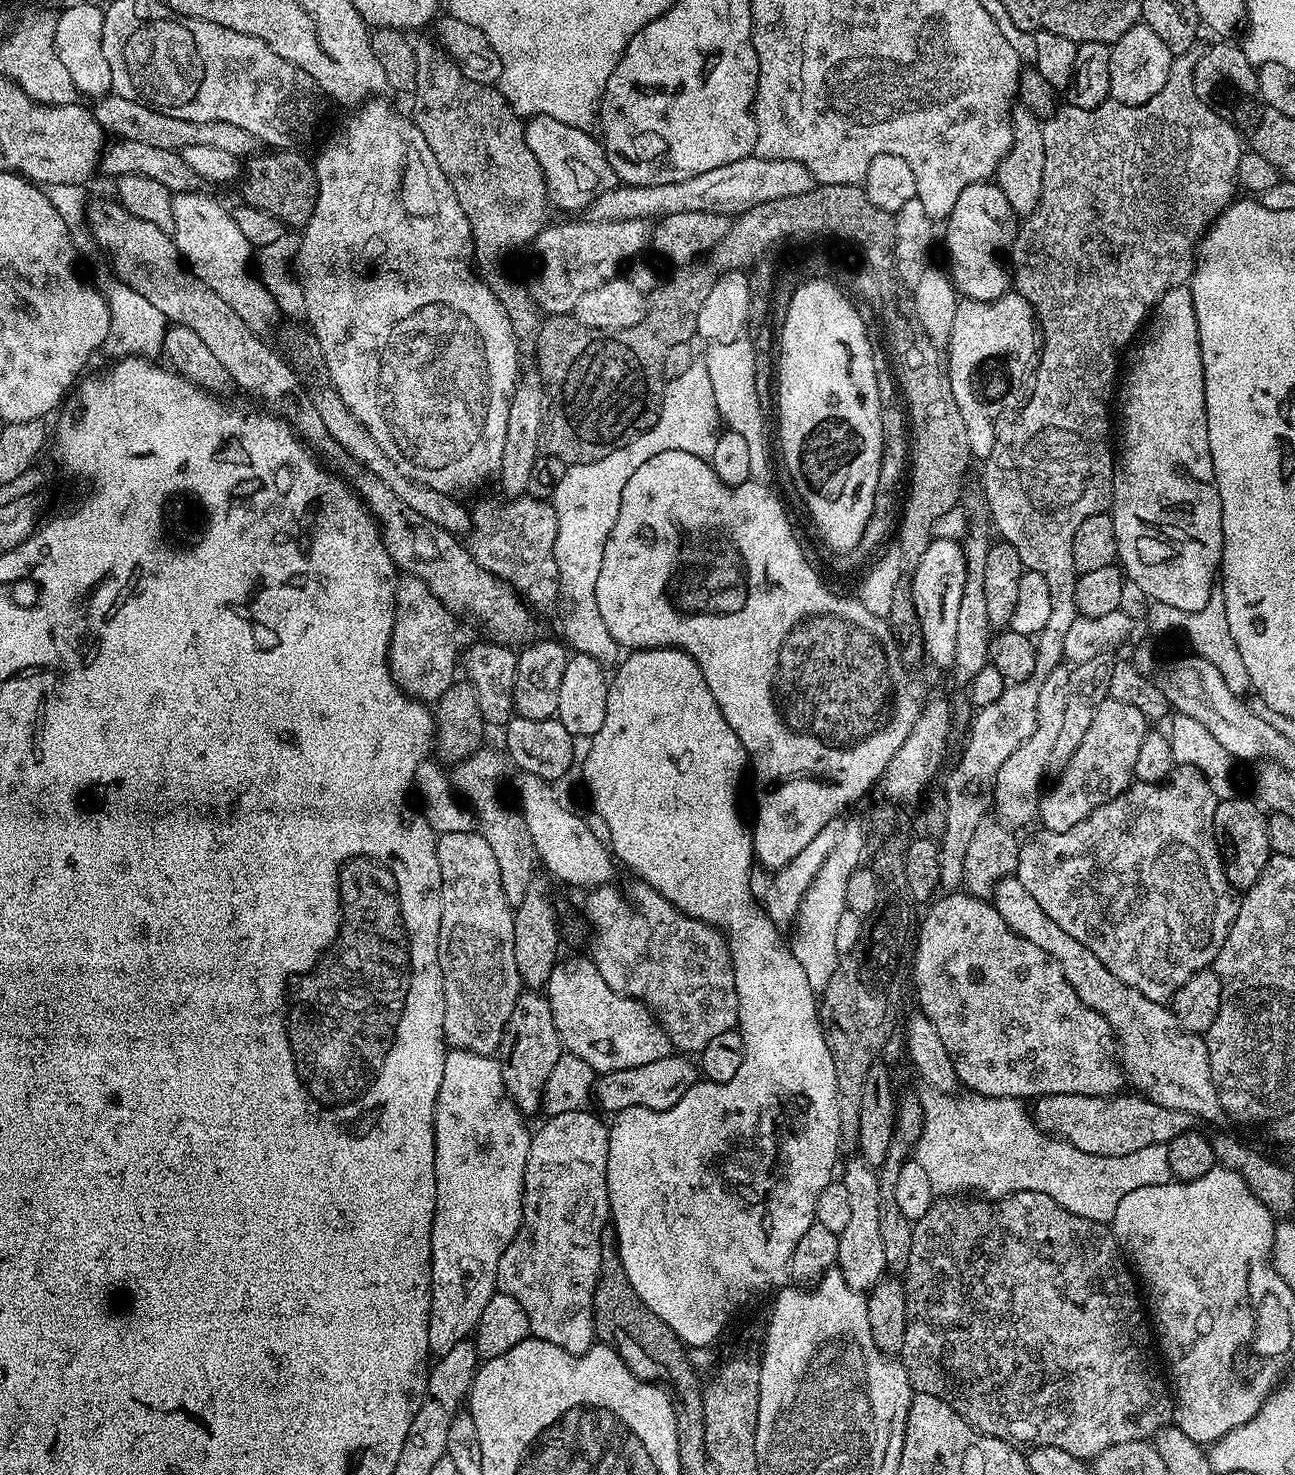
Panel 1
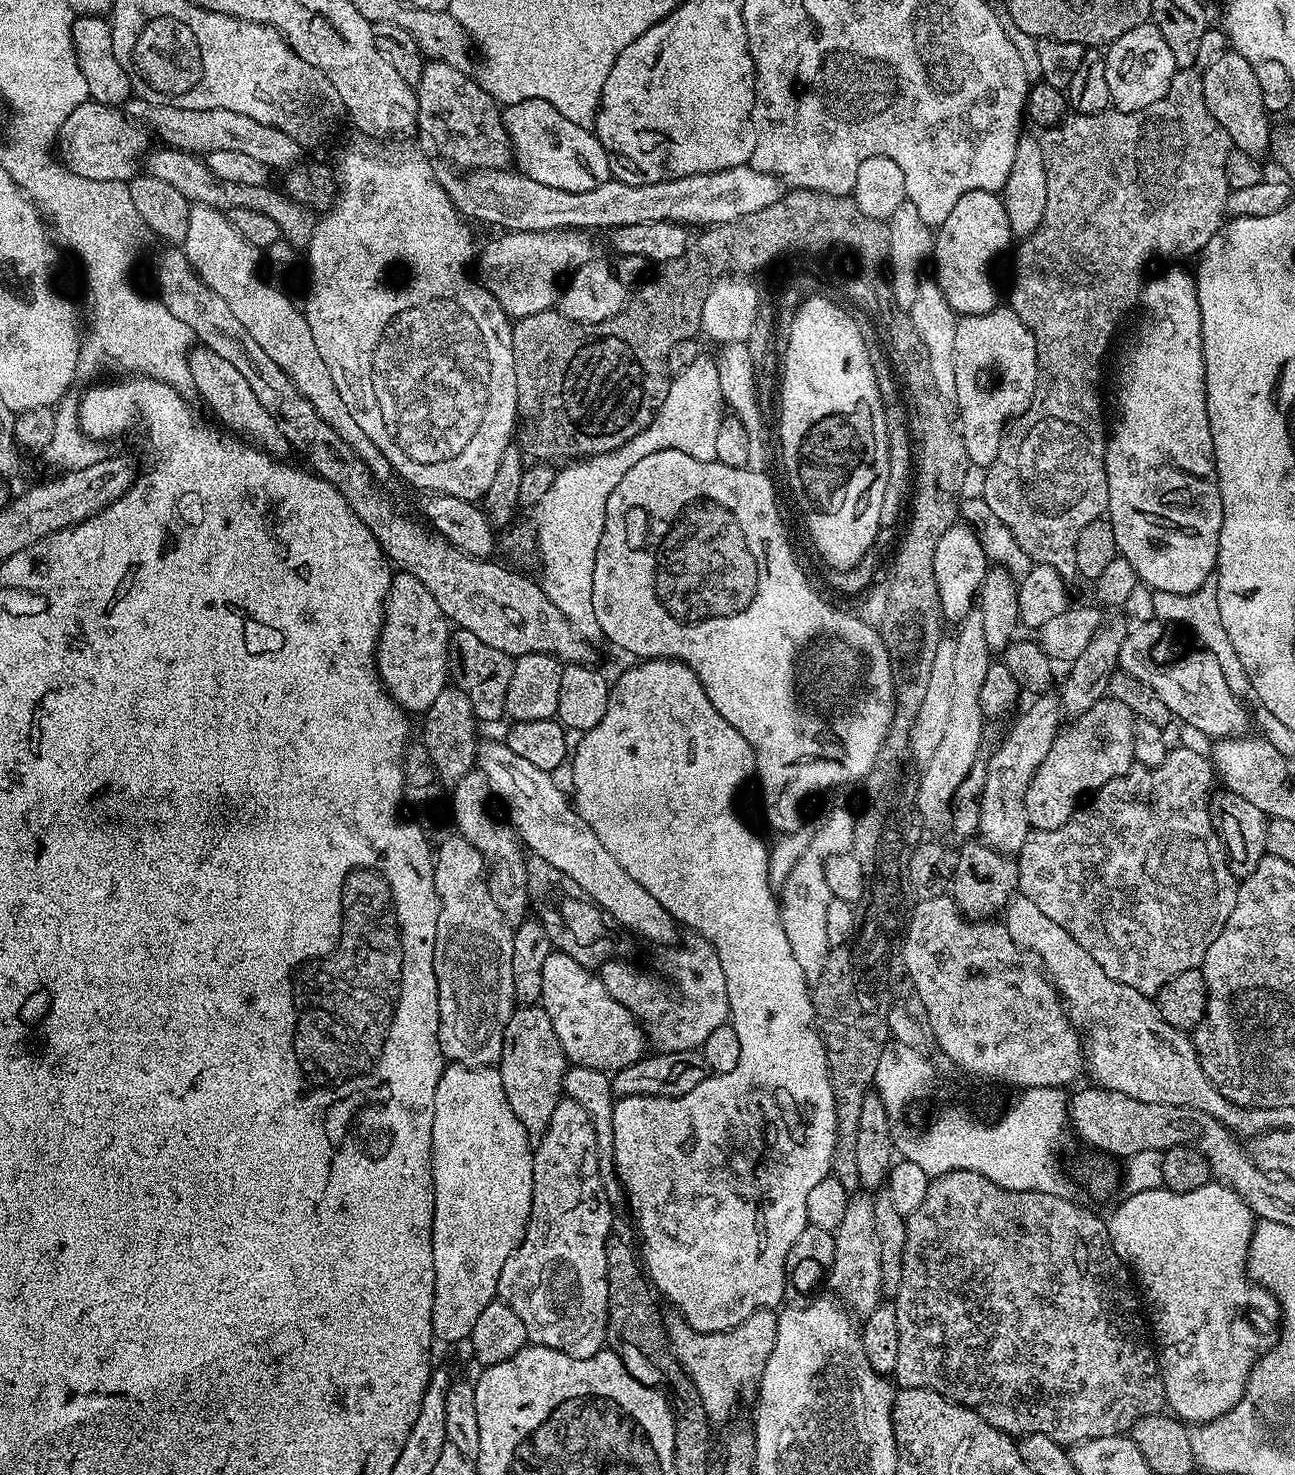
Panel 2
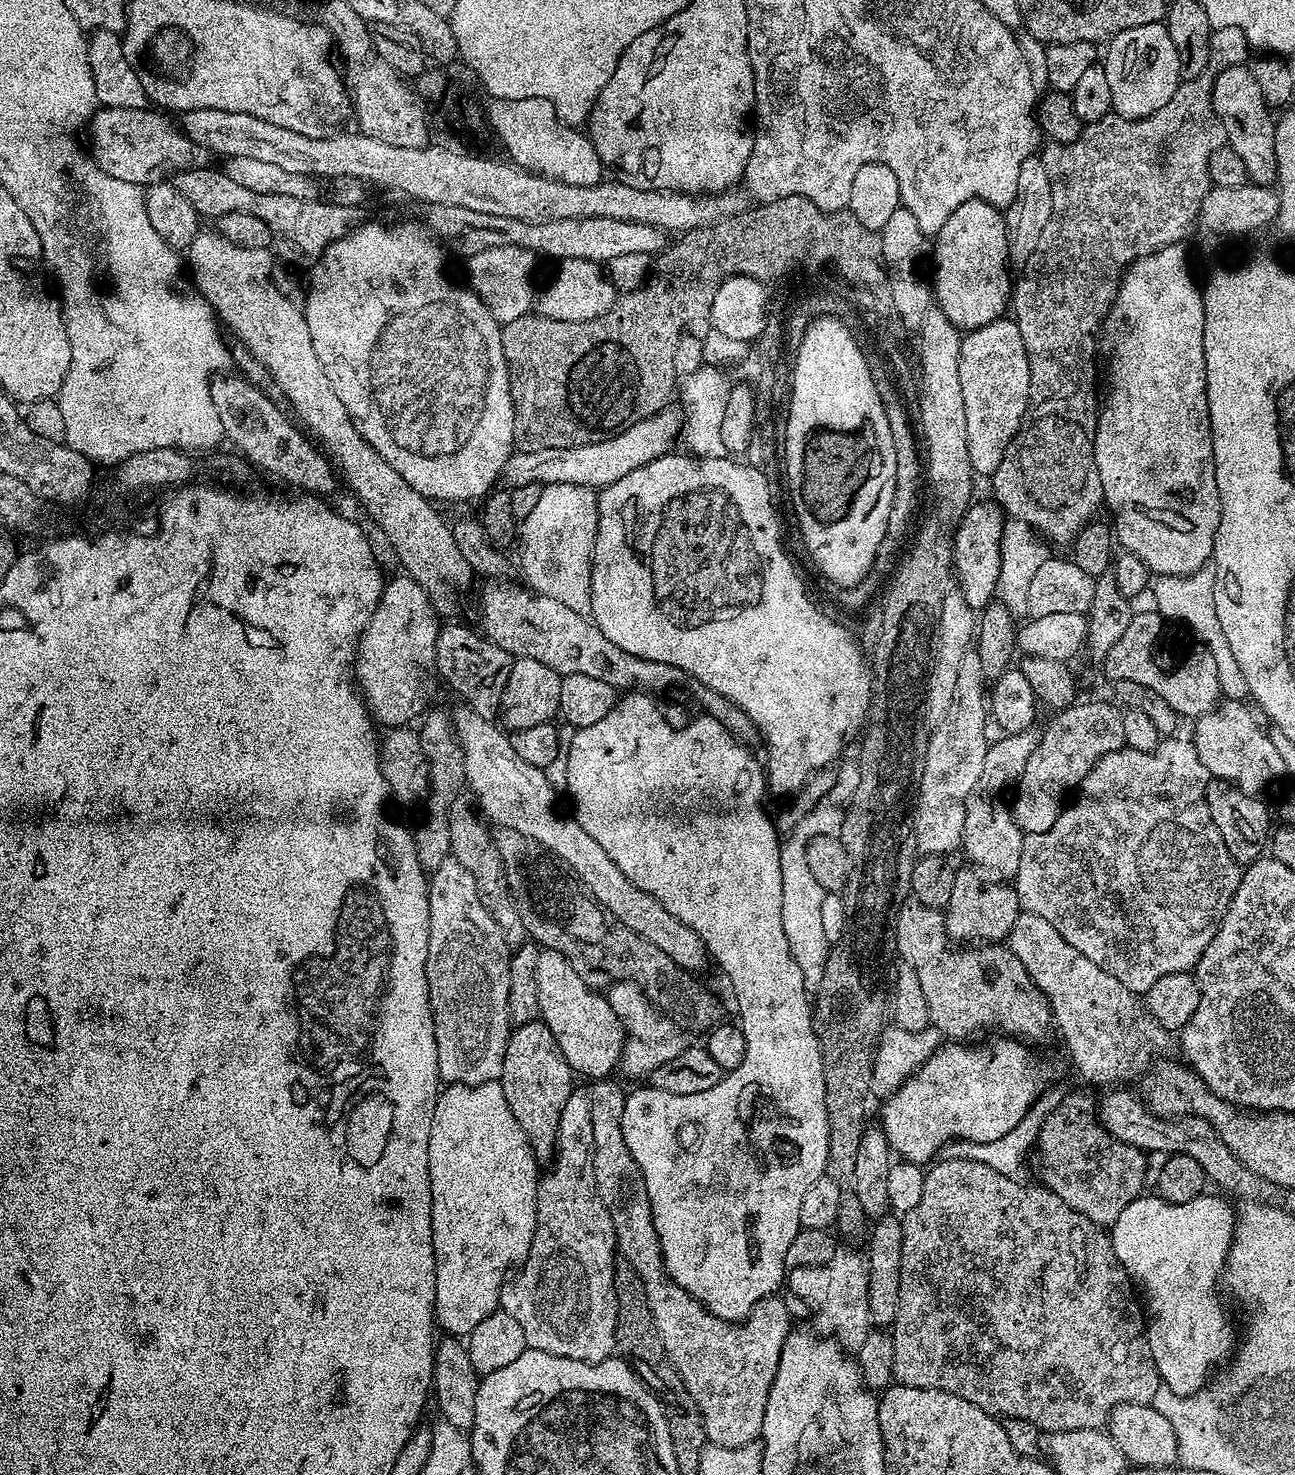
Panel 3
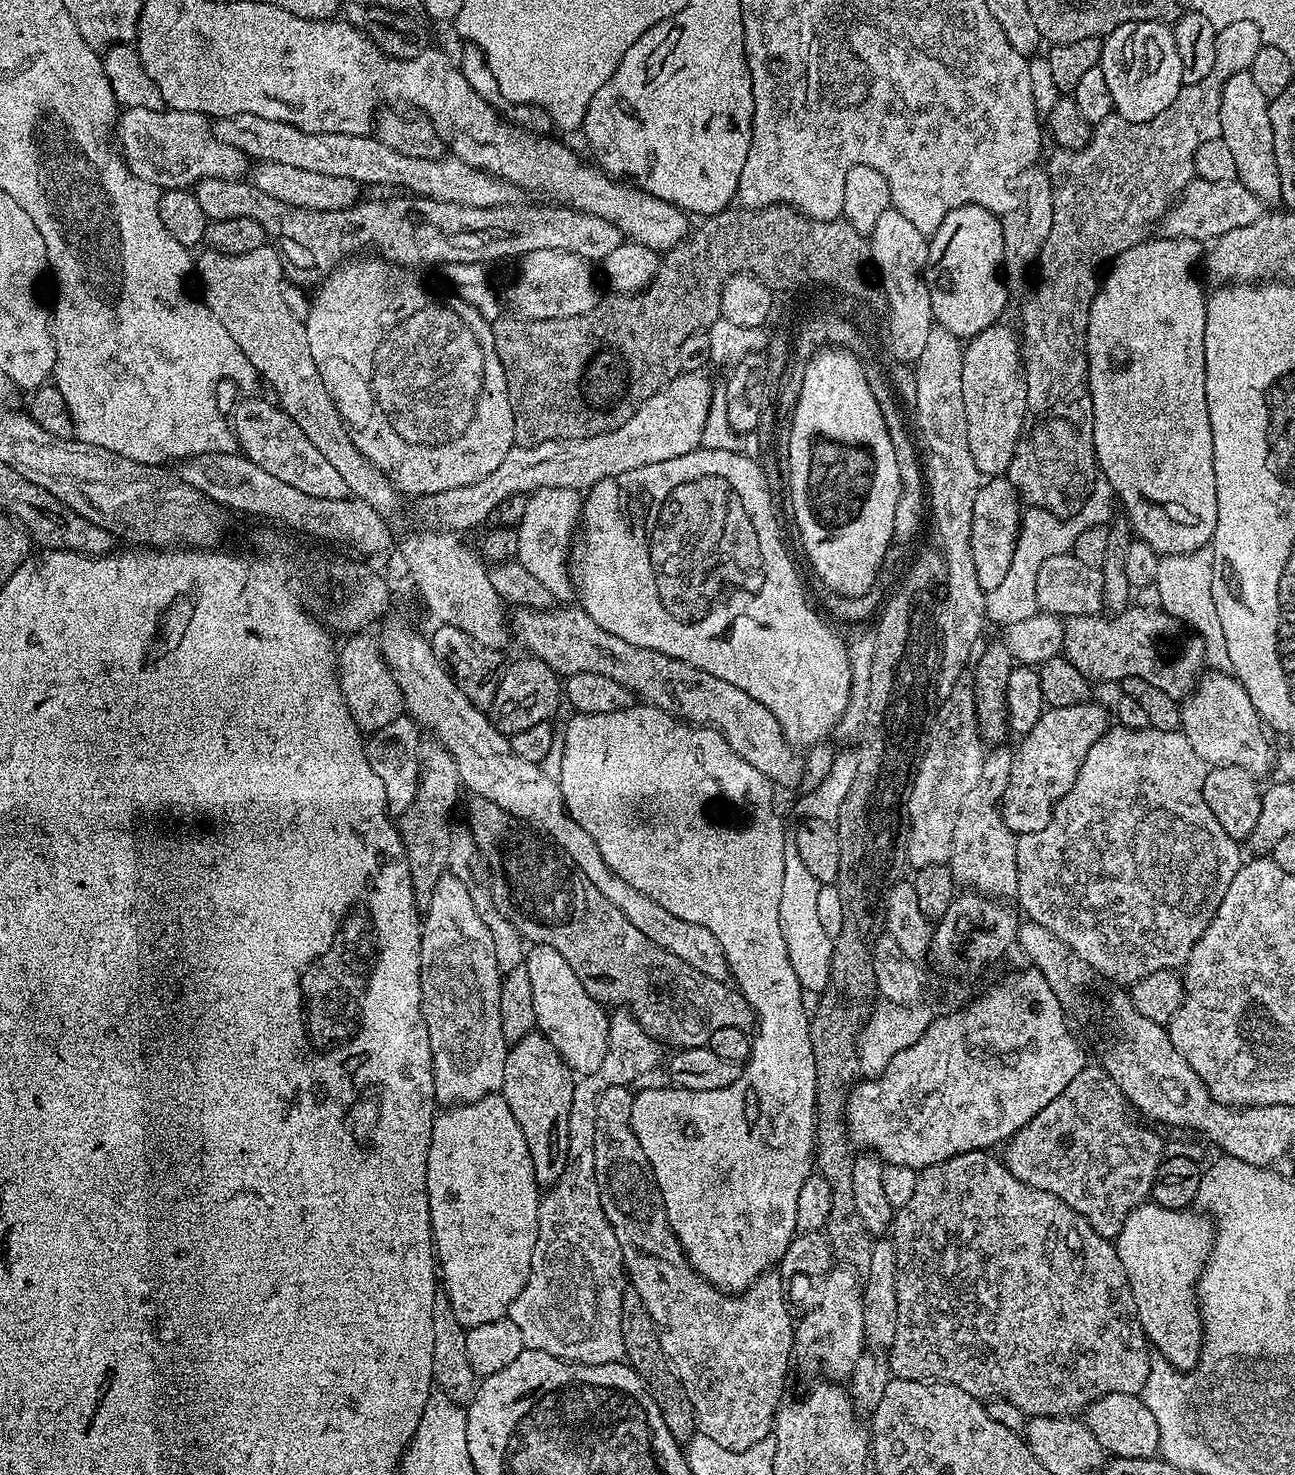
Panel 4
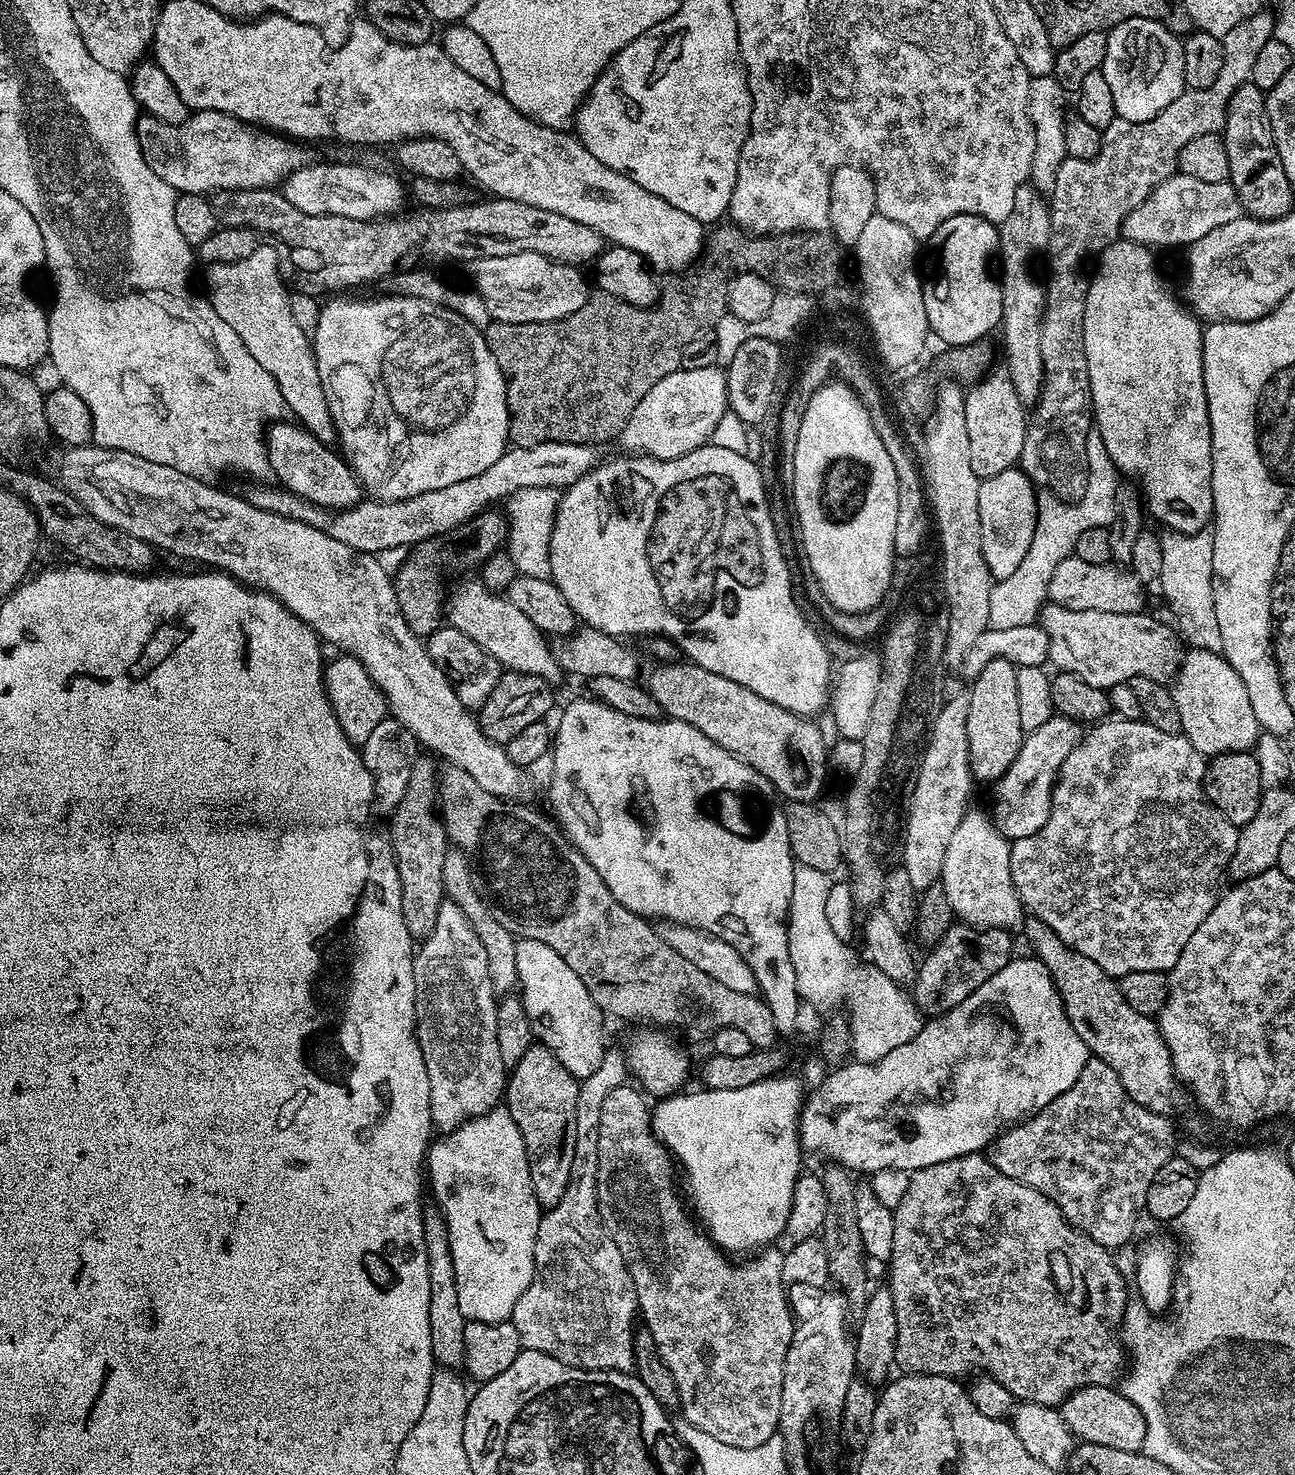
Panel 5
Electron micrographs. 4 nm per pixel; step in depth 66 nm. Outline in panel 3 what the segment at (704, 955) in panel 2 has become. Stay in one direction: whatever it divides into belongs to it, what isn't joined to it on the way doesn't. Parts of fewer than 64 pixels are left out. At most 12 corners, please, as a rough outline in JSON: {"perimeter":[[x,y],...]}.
{"perimeter":[[633,982],[606,992],[624,1027],[619,1071],[649,1077],[690,1047]]}

